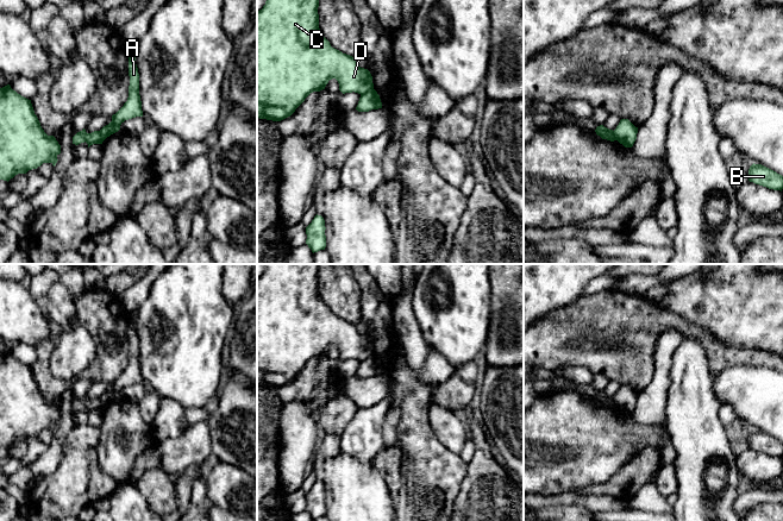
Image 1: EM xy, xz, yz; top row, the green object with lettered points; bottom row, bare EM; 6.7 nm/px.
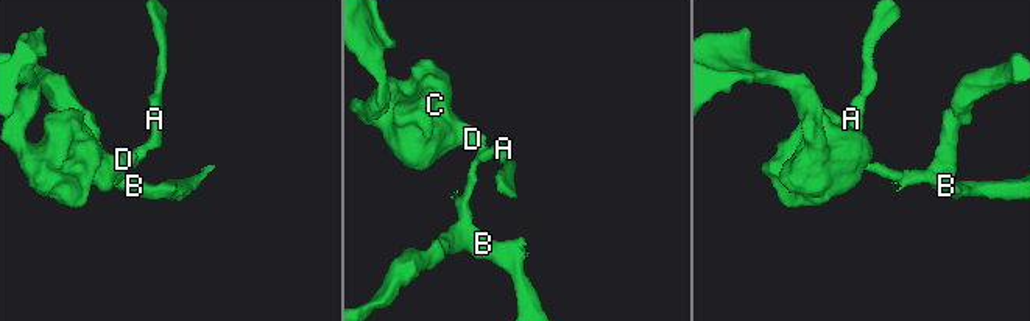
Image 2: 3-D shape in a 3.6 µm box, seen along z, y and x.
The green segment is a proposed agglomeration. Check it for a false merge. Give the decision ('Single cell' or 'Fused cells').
Fused cells

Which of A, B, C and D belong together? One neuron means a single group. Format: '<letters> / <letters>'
A B / C D

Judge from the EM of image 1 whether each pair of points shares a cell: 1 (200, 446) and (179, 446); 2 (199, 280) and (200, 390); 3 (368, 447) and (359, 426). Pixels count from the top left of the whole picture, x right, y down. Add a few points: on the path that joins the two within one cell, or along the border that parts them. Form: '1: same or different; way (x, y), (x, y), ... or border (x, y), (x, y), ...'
1: same; way (195, 446), (183, 446)
2: same; way (196, 307), (194, 363)
3: same; way (363, 443), (363, 431)

